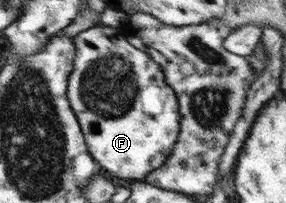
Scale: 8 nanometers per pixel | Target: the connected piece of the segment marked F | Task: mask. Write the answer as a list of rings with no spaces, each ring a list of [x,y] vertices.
[[[99,24],[96,27],[85,30],[78,34],[74,41],[78,46],[78,57],[76,58],[76,67],[74,74],[70,80],[70,99],[75,113],[82,122],[83,130],[86,134],[86,140],[90,144],[90,151],[94,157],[102,164],[103,168],[110,174],[121,178],[133,178],[136,181],[145,181],[151,173],[163,168],[173,156],[175,147],[177,146],[182,133],[182,107],[178,92],[175,87],[170,85],[167,73],[164,71],[163,65],[157,62],[147,51],[141,50],[138,46],[128,39],[123,30],[118,27]]]

